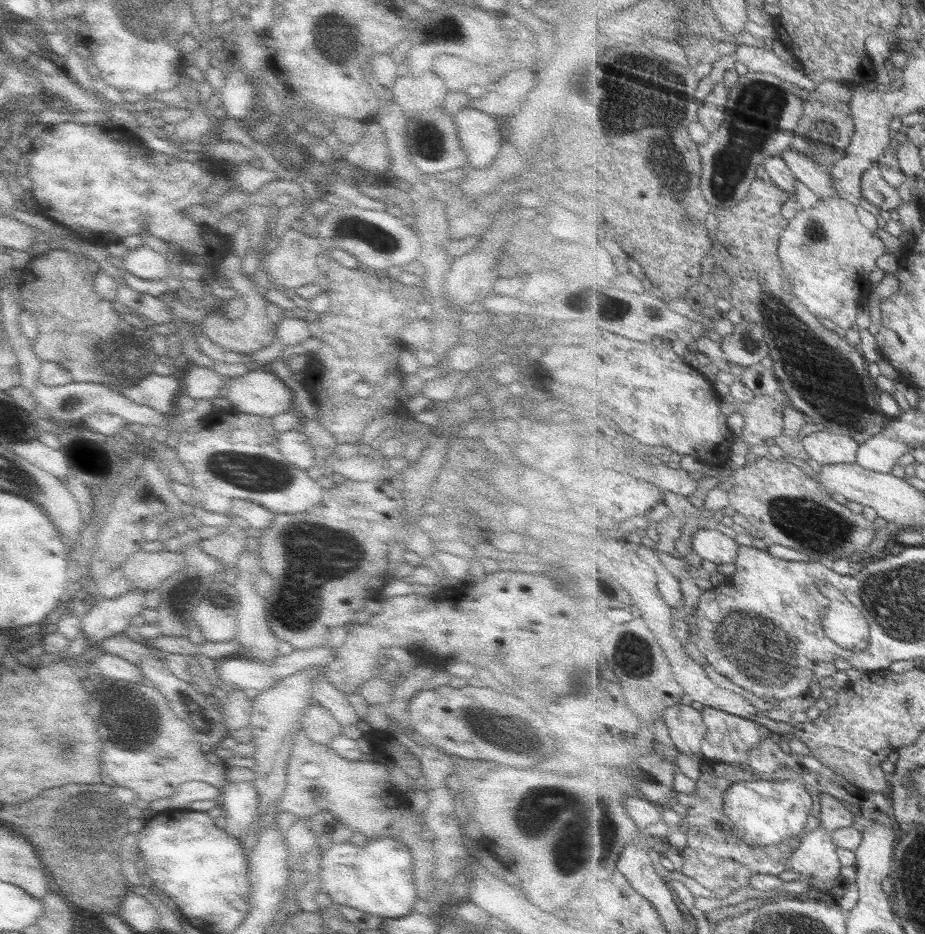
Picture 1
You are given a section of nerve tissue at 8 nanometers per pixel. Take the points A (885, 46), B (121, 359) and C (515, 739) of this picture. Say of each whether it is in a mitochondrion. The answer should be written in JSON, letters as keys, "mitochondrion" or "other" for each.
{"A":"other","B":"mitochondrion","C":"mitochondrion"}

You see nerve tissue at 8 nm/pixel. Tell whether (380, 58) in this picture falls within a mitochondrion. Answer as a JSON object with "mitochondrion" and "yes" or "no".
{"mitochondrion":"no"}

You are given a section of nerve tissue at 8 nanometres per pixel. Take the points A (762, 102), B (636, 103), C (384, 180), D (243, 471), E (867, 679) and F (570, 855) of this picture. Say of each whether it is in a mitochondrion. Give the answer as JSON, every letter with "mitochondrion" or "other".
{"A":"mitochondrion","B":"mitochondrion","C":"other","D":"mitochondrion","E":"other","F":"mitochondrion"}

